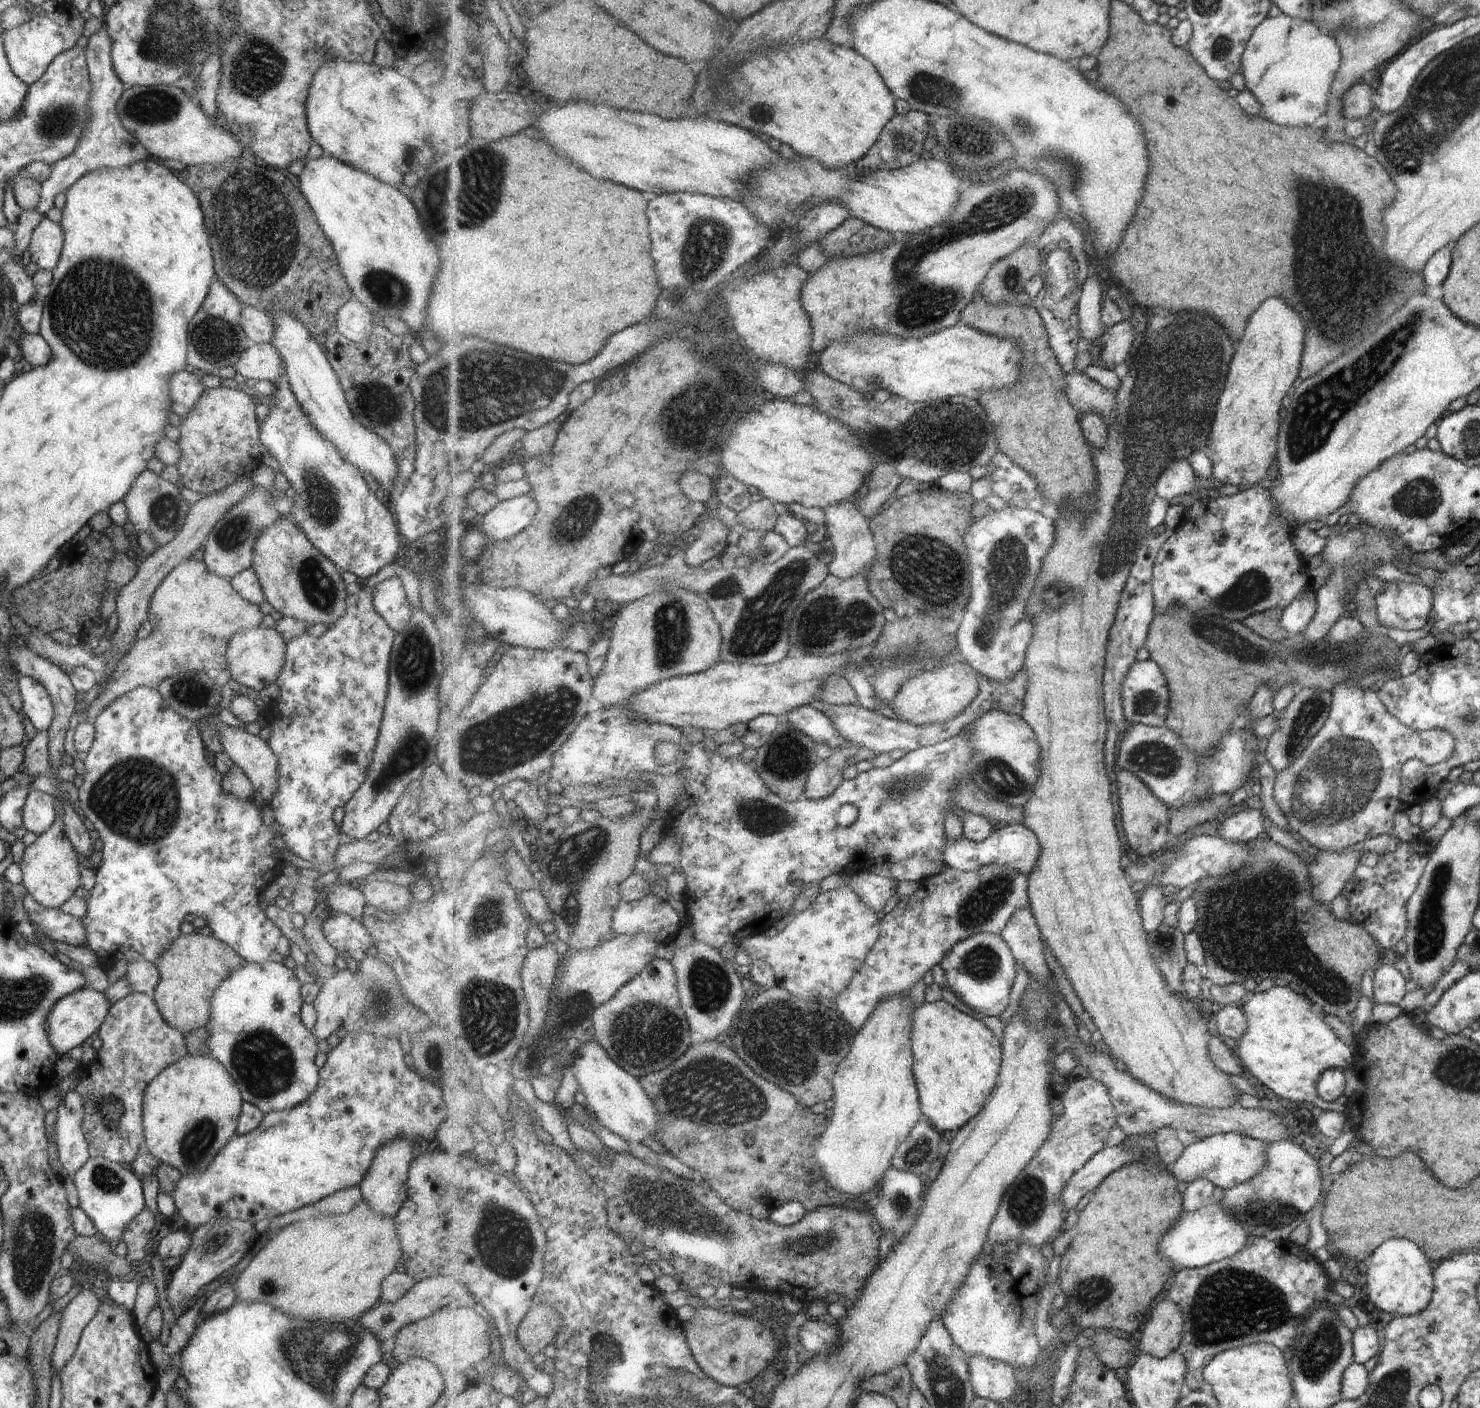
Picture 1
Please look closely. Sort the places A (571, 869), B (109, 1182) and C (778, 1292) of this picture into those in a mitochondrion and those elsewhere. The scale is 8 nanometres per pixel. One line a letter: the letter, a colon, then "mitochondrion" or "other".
A: mitochondrion
B: mitochondrion
C: other

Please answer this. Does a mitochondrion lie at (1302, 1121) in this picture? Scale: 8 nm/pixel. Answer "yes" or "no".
no

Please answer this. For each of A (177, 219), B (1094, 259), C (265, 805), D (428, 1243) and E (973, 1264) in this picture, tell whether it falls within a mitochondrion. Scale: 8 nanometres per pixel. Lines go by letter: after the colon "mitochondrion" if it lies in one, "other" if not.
A: other
B: other
C: other
D: other
E: other

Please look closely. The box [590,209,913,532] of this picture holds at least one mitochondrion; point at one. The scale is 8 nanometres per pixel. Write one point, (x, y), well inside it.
(706, 246)

